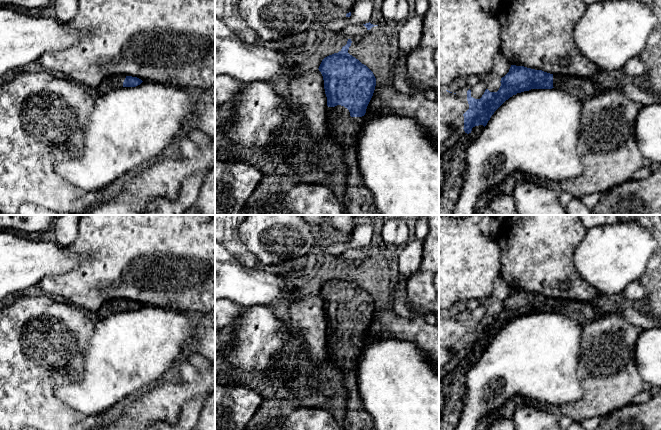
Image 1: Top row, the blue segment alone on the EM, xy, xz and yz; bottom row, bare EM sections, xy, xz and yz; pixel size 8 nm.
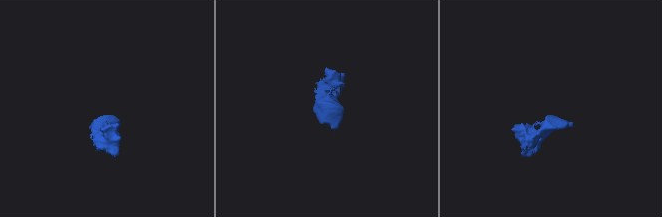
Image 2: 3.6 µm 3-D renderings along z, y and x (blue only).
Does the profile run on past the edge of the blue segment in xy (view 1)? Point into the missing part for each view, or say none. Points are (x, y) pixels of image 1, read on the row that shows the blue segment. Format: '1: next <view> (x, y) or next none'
1: next xy (111, 82)

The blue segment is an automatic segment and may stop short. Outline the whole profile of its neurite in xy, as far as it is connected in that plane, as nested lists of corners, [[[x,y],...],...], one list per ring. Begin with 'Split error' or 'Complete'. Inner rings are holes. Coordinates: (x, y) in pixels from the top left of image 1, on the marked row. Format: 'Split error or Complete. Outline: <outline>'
Split error. Outline: [[[110,75],[106,77],[96,89],[98,95],[104,95],[107,91],[122,87],[136,87],[143,81],[137,77],[126,75]]]

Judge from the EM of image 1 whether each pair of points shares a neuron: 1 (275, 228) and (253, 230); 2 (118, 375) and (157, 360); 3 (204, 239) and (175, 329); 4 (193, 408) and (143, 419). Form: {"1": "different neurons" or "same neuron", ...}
{"1": "same neuron", "2": "same neuron", "3": "different neurons", "4": "different neurons"}

